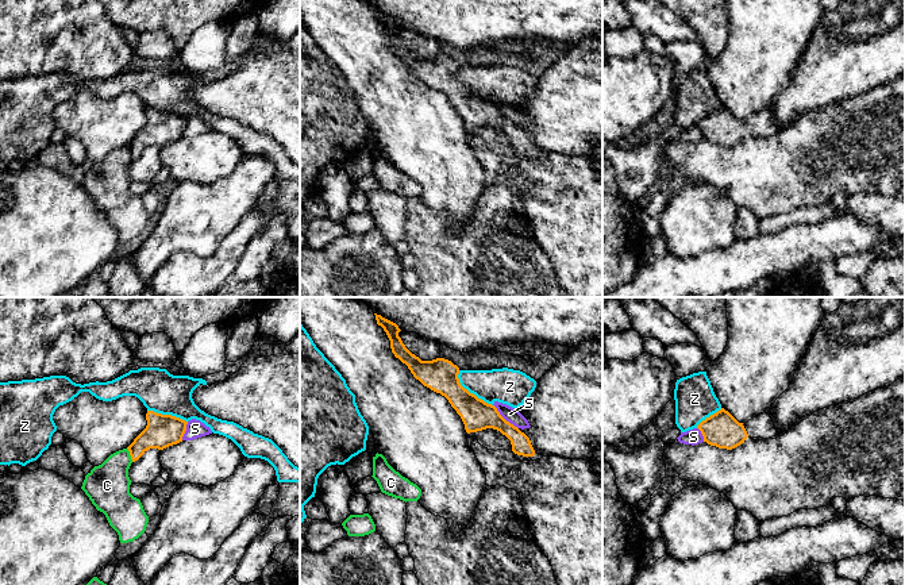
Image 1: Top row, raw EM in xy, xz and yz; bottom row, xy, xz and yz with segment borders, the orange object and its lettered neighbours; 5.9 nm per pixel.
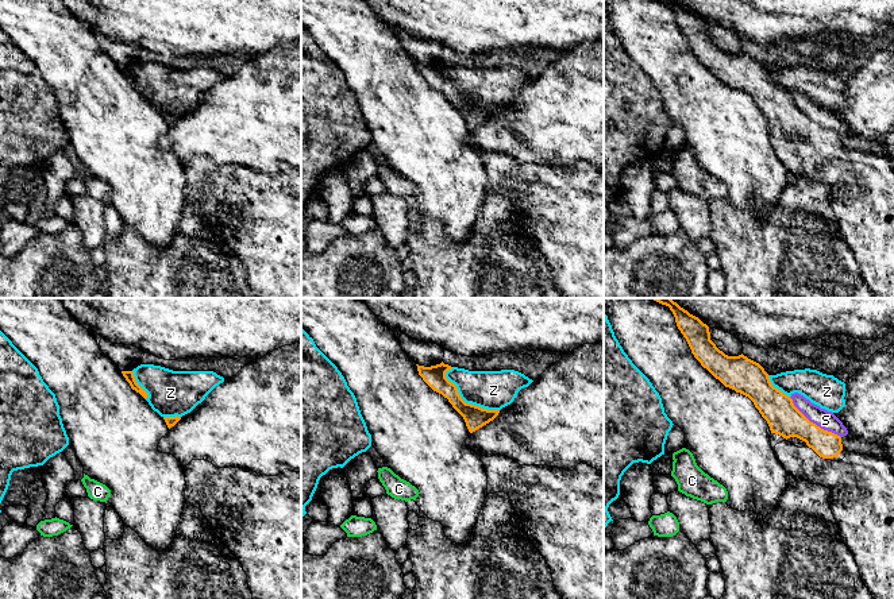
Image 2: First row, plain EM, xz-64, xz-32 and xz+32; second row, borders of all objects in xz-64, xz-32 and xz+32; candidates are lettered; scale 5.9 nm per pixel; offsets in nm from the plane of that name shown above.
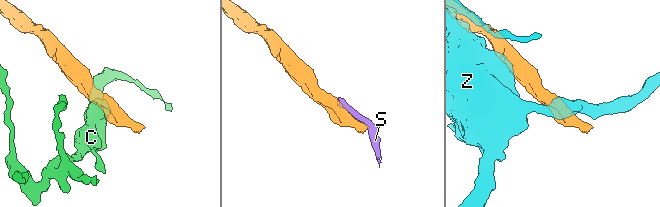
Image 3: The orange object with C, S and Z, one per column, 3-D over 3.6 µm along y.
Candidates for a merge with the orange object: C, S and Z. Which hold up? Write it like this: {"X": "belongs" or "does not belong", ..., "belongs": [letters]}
{"C": "does not belong", "S": "does not belong", "Z": "does not belong", "belongs": []}

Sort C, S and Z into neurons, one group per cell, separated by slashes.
C / S / Z

